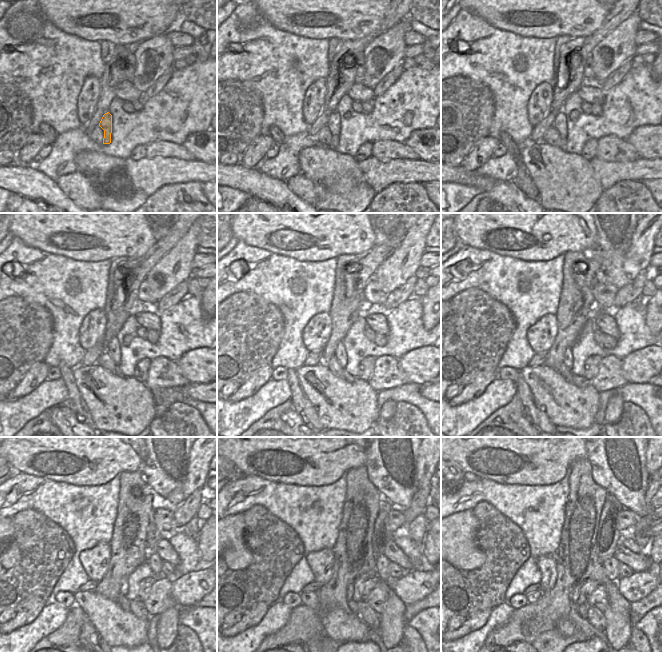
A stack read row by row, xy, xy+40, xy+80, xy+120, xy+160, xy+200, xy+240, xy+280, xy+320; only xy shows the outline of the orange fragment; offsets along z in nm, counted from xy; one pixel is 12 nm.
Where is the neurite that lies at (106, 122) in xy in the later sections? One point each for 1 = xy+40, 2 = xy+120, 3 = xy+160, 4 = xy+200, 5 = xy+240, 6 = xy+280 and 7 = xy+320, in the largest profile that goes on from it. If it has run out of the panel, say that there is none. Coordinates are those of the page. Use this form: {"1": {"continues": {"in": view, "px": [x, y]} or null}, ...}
{"1": {"continues": {"in": "xy+40", "px": [333, 124]}}, "2": {"continues": {"in": "xy+120", "px": [113, 348]}}, "3": {"continues": {"in": "xy+160", "px": [340, 353]}}, "4": {"continues": {"in": "xy+200", "px": [567, 361]}}, "5": {"continues": {"in": "xy+240", "px": [124, 584]}}, "6": {"continues": {"in": "xy+280", "px": [350, 588]}}, "7": {"continues": {"in": "xy+320", "px": [575, 591]}}}

